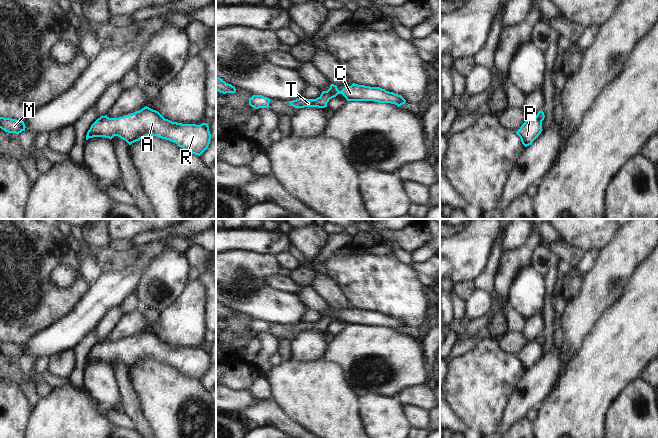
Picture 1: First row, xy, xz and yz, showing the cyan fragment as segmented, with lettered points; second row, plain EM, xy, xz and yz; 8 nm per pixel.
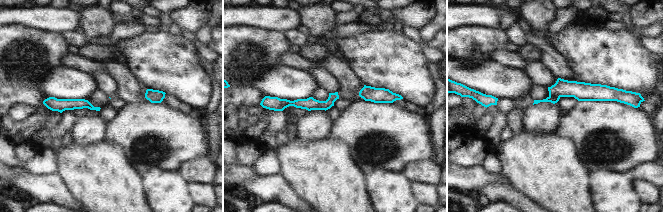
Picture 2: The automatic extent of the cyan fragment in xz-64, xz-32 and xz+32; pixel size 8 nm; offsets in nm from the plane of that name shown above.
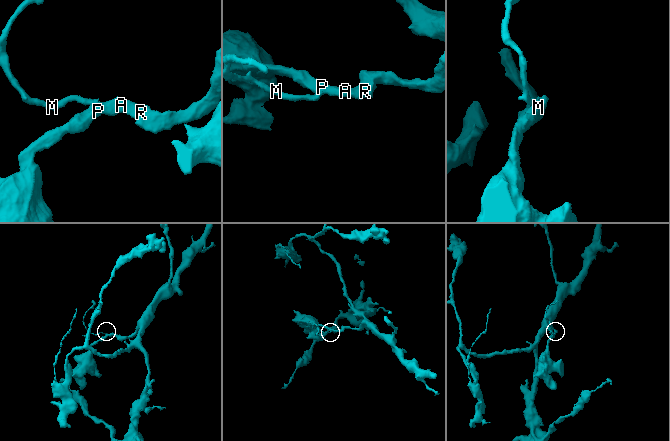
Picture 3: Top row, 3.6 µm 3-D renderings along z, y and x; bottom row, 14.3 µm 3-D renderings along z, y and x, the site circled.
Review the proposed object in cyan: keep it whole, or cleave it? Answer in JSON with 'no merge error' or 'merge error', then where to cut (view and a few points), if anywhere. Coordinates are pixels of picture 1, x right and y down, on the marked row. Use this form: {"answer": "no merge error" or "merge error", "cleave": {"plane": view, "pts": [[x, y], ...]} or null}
{"answer": "merge error", "cleave": {"plane": "xz", "pts": [[327, 90], [339, 93]]}}

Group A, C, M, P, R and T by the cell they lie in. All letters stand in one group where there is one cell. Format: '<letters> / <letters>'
A C P R / M T

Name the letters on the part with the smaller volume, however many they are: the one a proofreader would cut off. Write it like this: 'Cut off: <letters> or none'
Cut off: M, T

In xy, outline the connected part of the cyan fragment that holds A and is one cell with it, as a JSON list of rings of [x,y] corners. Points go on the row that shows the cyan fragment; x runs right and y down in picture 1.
[[[147,106],[119,118],[97,119],[87,132],[86,140],[118,136],[129,145],[146,136],[169,140],[185,151],[200,156],[209,146],[211,134],[207,123],[182,124],[165,119]]]

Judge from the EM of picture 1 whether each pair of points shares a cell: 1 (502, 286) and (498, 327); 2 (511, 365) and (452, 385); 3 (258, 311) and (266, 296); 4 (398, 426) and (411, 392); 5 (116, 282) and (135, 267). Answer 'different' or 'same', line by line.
1: different
2: same
3: same
4: different
5: same

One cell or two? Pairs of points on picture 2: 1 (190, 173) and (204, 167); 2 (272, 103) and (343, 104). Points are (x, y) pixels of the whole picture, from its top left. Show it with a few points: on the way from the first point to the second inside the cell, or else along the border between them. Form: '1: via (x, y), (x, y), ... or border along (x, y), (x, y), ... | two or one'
1: via (193, 171), (201, 170) | one
2: border along (352, 102), (347, 99), (338, 98), (333, 105) | two

